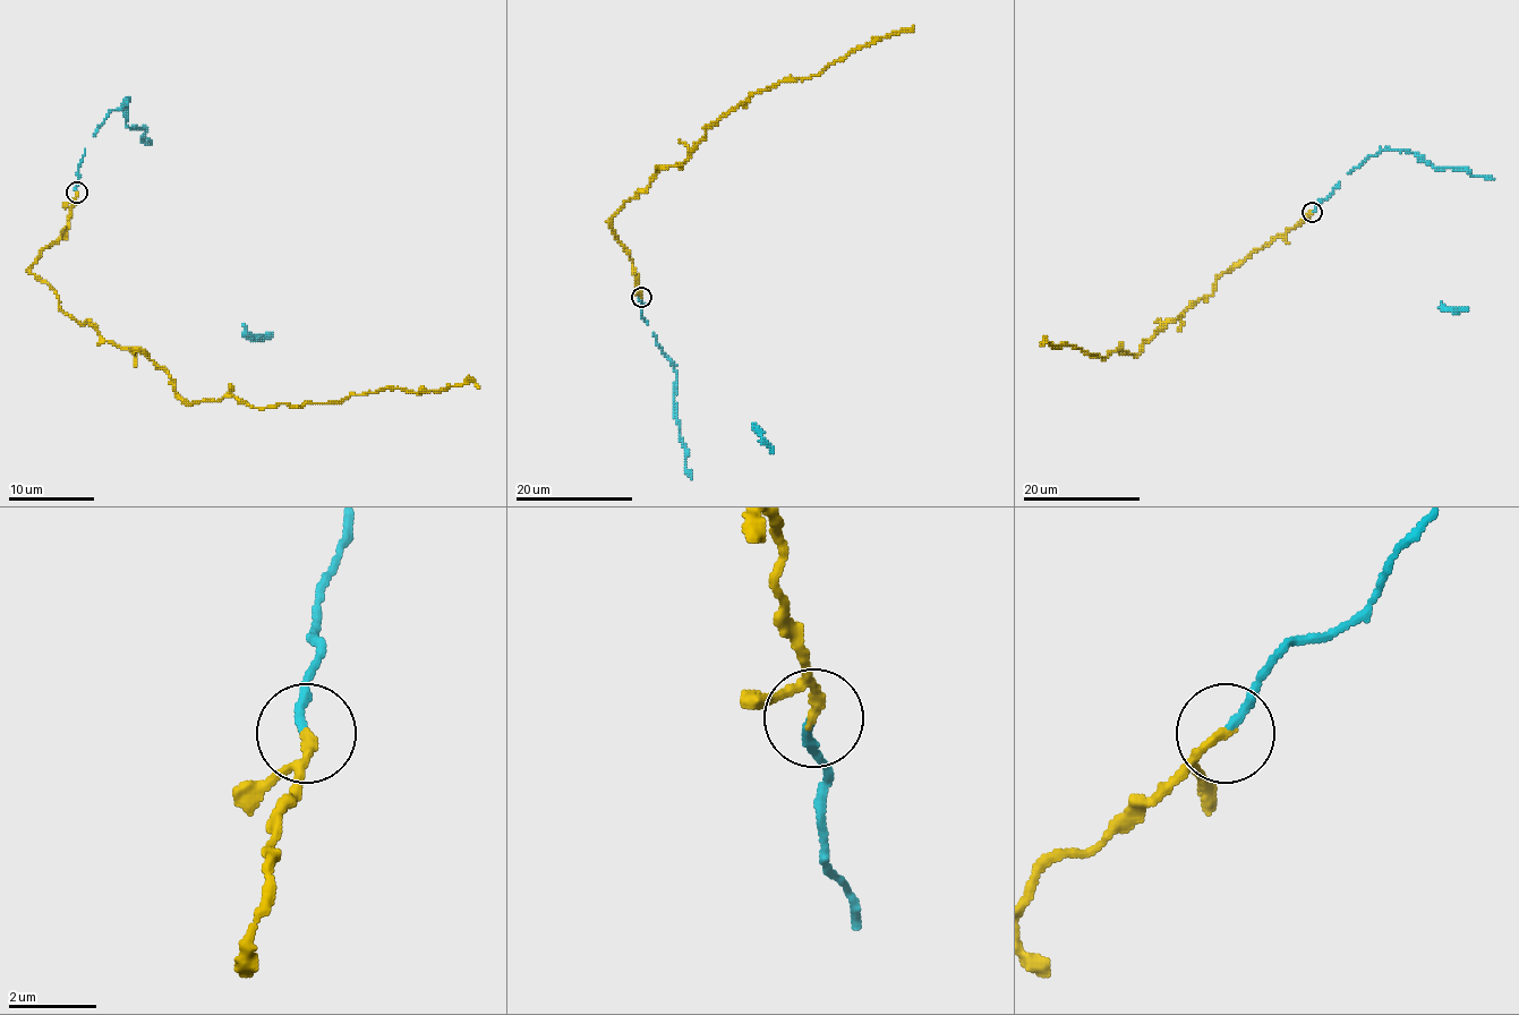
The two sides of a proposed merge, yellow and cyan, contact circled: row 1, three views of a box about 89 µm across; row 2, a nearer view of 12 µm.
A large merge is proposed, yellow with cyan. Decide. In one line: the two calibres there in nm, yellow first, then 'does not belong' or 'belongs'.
200 nm thick on the yellow side, 200 nm on the other; belongs

